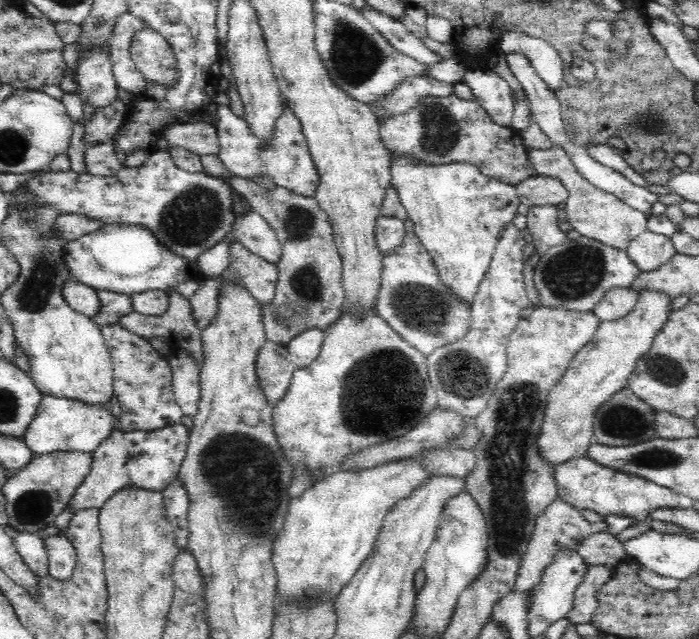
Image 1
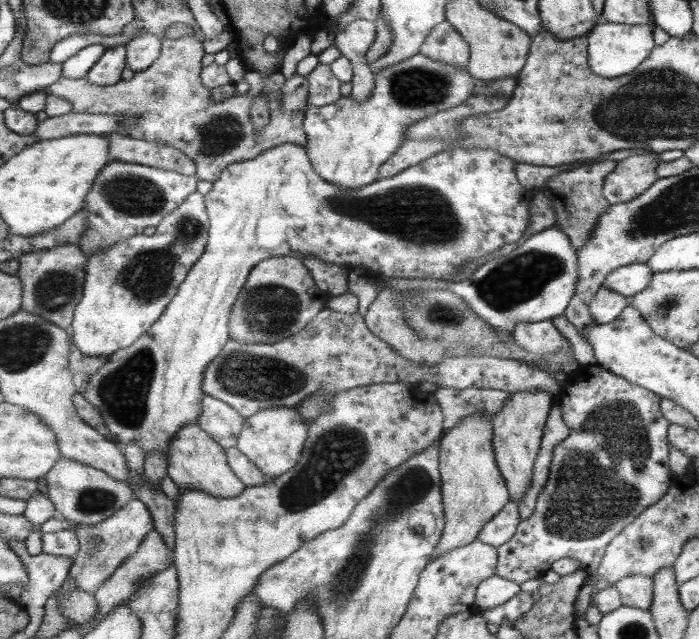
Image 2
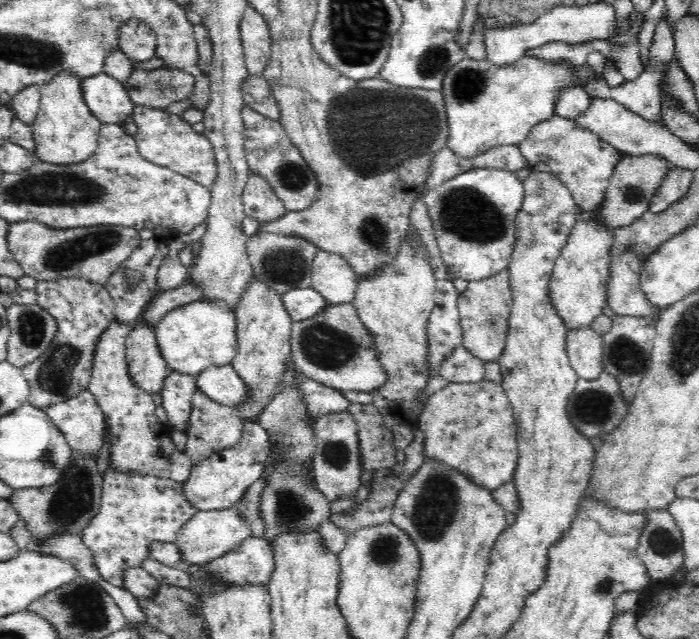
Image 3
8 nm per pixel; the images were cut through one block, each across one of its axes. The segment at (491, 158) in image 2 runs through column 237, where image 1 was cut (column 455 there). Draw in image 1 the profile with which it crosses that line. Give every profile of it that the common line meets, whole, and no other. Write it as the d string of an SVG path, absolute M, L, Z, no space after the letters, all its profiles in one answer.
M393 157L391 175L391 184L396 187L399 199L414 223L414 233L430 253L441 284L454 293L454 299L471 308L479 286L489 270L503 228L507 223L513 222L518 214L521 200L517 188L515 185L483 175L478 168L466 162L428 166L424 163L414 163L410 159Z

